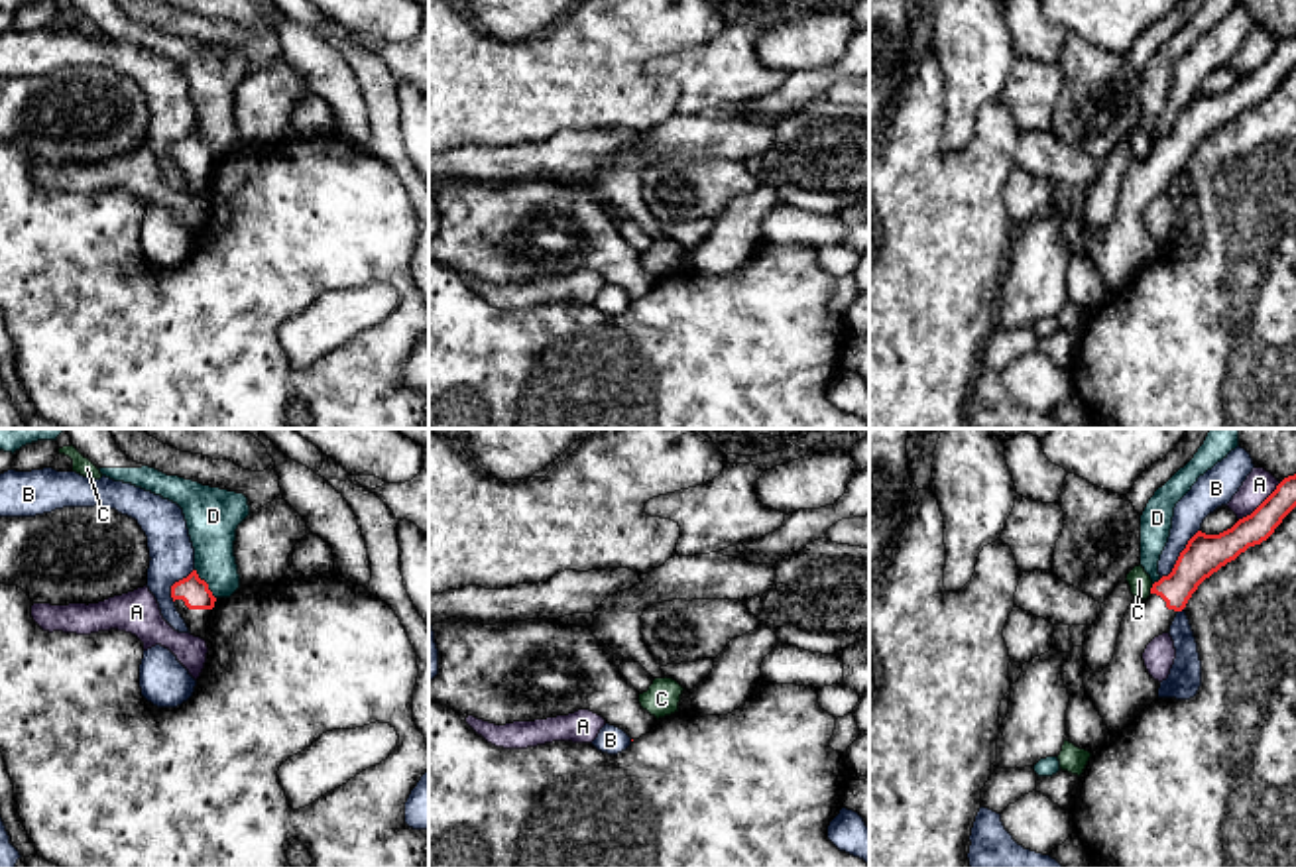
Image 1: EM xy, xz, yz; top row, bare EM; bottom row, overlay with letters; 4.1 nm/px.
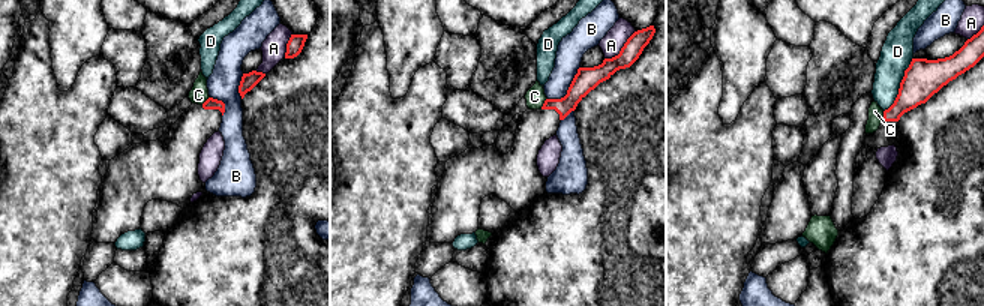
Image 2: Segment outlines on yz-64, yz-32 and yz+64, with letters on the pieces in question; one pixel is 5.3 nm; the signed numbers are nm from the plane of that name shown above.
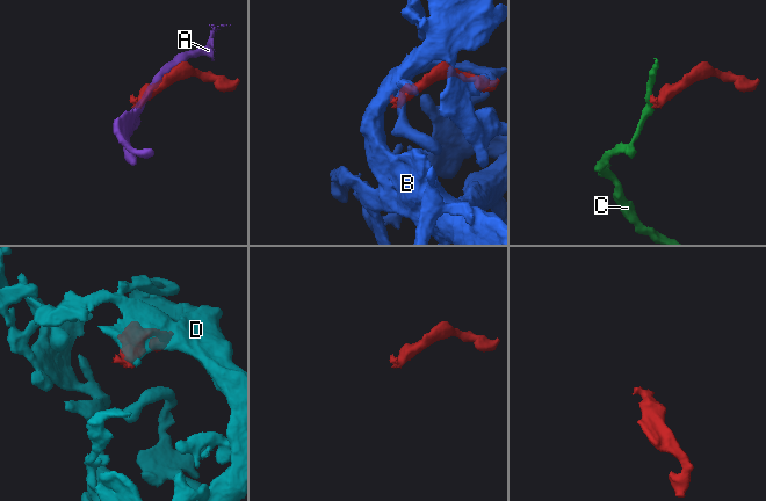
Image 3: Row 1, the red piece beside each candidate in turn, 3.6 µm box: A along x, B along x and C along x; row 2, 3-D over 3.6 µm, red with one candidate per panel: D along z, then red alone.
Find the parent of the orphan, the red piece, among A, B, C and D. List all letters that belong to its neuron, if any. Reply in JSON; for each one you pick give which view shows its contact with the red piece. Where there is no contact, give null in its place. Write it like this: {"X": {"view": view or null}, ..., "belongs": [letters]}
{"belongs": []}

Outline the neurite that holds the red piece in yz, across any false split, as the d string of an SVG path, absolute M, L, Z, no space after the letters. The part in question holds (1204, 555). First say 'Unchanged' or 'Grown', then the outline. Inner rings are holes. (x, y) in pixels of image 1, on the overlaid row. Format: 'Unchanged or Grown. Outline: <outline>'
Grown. Outline: M1296 474L1247 517L1219 535L1198 531L1180 552L1172 572L1152 584L1147 600L1129 606L1111 663L1093 672L1084 663L1084 686L1109 733L1129 727L1135 718L1158 698L1160 682L1143 661L1147 645L1170 631L1198 586L1249 547L1267 541L1282 519L1296 507Z

